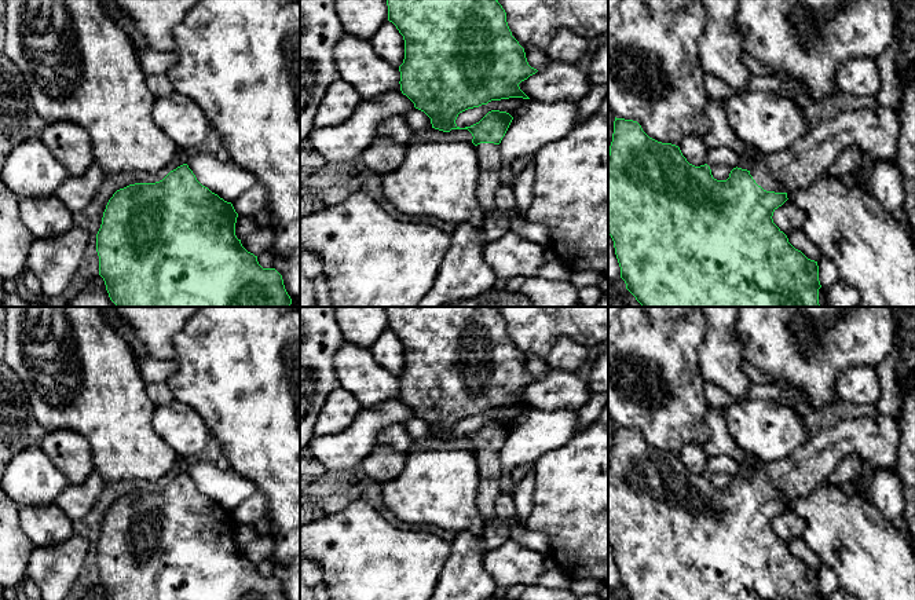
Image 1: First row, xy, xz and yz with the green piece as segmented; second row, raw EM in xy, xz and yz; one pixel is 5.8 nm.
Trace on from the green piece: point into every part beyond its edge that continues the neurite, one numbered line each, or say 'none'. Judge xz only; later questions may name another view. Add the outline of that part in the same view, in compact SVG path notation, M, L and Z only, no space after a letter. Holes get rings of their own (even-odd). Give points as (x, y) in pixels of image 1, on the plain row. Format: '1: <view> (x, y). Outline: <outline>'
1: xz (490, 471). Outline: M480 451L476 454L479 467L479 490L476 495L476 505L480 515L488 522L495 515L495 501L501 491L501 461L499 454L494 451Z

